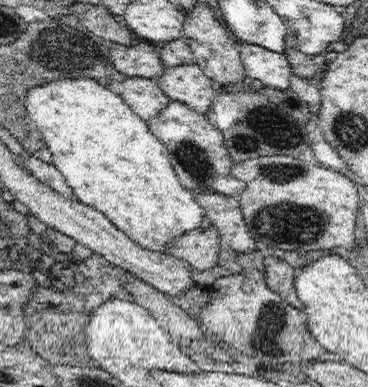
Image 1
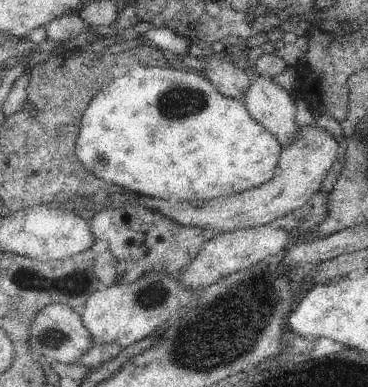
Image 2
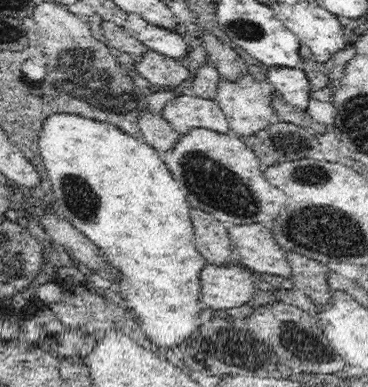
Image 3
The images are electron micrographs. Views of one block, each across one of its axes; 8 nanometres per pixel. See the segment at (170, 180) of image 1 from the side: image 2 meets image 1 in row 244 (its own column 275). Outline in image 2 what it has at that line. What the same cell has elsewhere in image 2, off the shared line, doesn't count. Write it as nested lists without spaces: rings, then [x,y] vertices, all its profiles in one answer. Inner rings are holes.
[[[137,68],[123,78],[115,78],[109,86],[105,86],[99,94],[93,96],[93,100],[87,104],[79,118],[79,132],[75,138],[75,158],[83,166],[83,170],[91,176],[97,176],[99,184],[117,184],[121,188],[127,188],[131,192],[137,192],[137,196],[149,196],[151,200],[165,200],[165,202],[207,202],[219,196],[235,196],[241,192],[247,192],[251,188],[257,188],[261,184],[267,184],[277,168],[279,156],[281,156],[281,144],[269,130],[265,130],[259,122],[255,122],[249,112],[245,110],[245,104],[239,100],[225,98],[215,90],[215,86],[205,78],[201,72],[193,72],[187,68]]]

